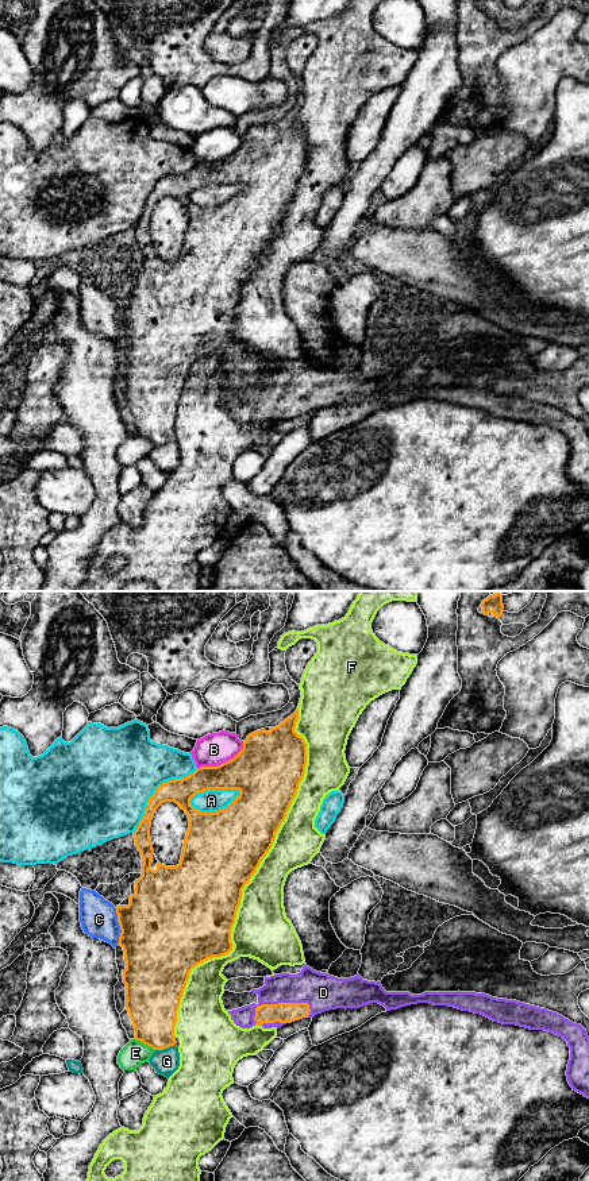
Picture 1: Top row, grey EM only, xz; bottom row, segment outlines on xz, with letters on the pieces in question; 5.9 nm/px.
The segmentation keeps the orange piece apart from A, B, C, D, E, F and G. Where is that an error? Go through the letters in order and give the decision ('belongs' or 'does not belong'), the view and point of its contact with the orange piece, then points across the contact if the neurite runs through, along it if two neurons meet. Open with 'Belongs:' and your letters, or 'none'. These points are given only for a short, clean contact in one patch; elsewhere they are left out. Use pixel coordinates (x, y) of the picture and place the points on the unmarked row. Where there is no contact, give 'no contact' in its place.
Belongs: D
A: does not belong | xz (214, 184)
B: does not belong | xz (223, 158)
C: does not belong | xz (119, 320)
D: belongs | xz (274, 400)
E: does not belong | xz (145, 439)
F: does not belong | xz (249, 276)
G: does not belong | xz (165, 443)

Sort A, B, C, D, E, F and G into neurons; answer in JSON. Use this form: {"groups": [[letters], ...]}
{"groups": [["A"], ["B"], ["C"], ["D"], ["E"], ["F"], ["G"]]}

